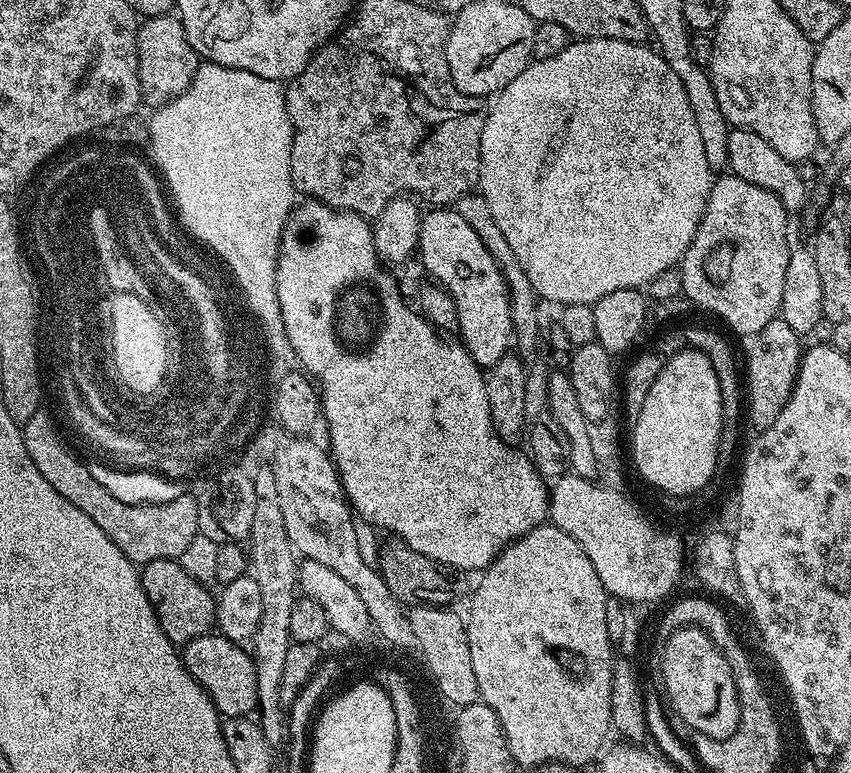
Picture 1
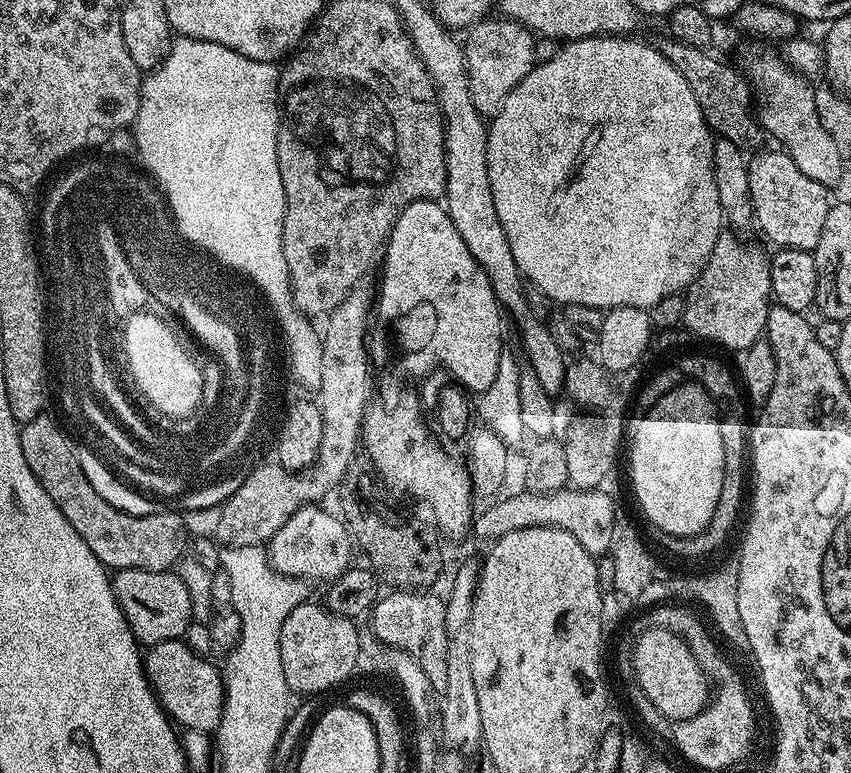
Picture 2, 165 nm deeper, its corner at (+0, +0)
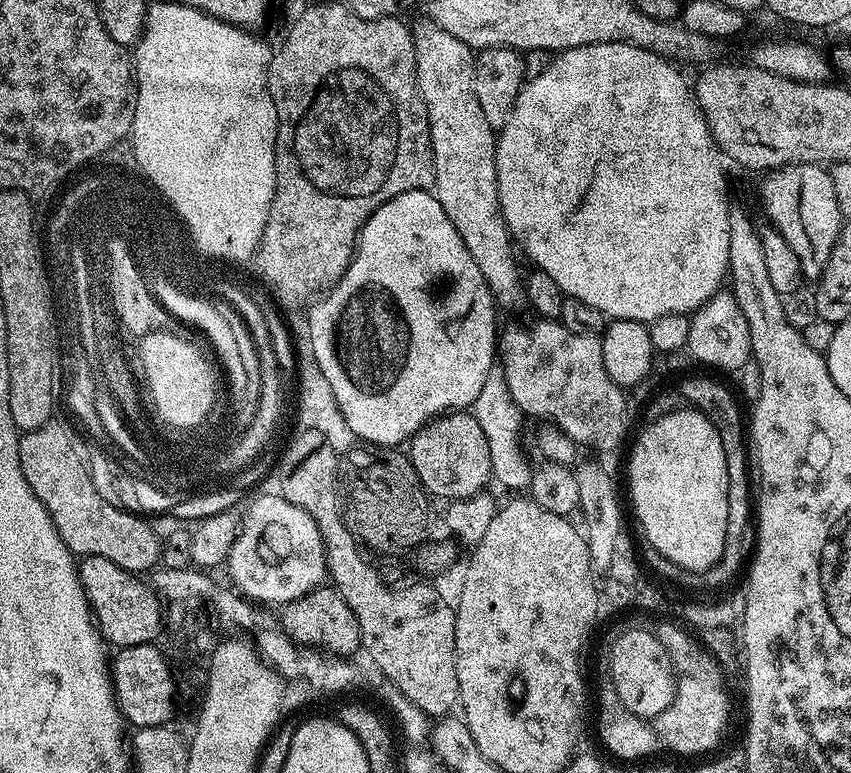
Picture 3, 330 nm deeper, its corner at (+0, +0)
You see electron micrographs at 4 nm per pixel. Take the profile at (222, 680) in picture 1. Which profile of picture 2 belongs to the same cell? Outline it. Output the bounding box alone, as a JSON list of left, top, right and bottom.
[143,639,224,733]

